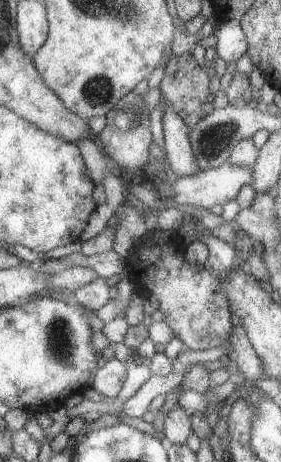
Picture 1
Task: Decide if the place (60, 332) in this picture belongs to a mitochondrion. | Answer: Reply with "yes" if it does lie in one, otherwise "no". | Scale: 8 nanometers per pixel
yes

